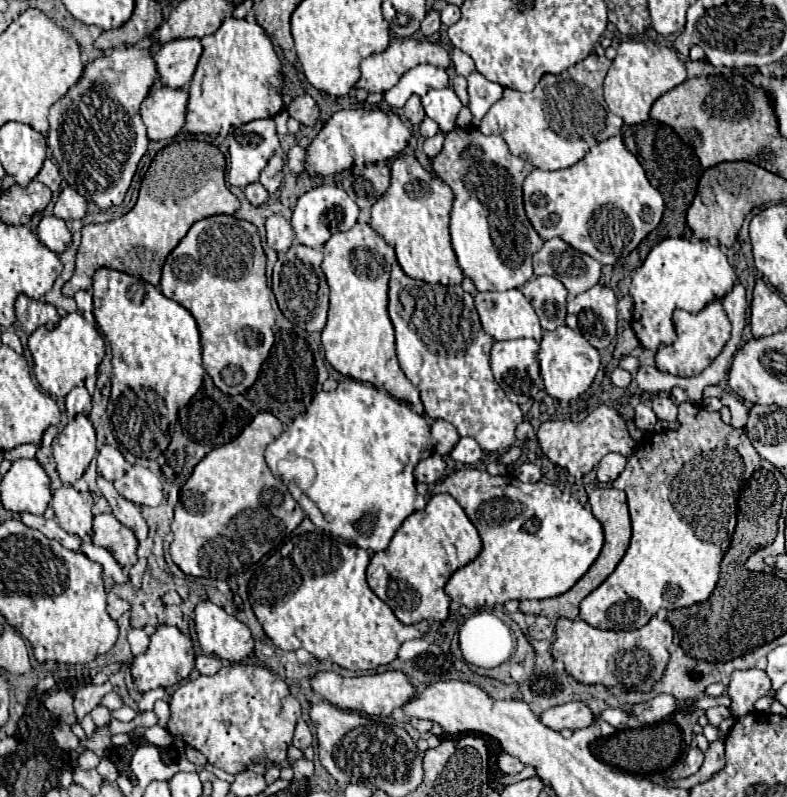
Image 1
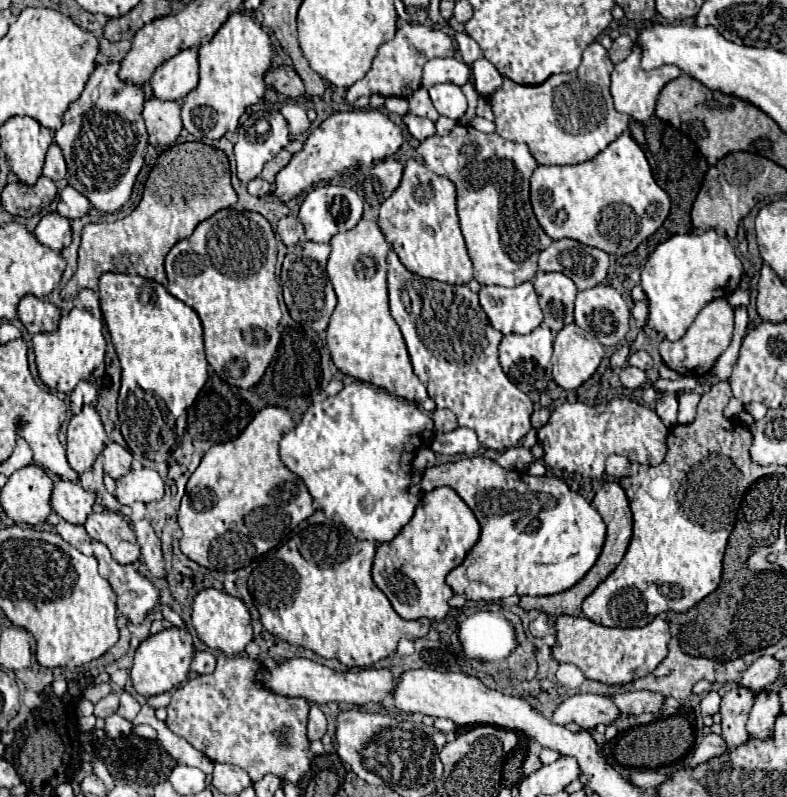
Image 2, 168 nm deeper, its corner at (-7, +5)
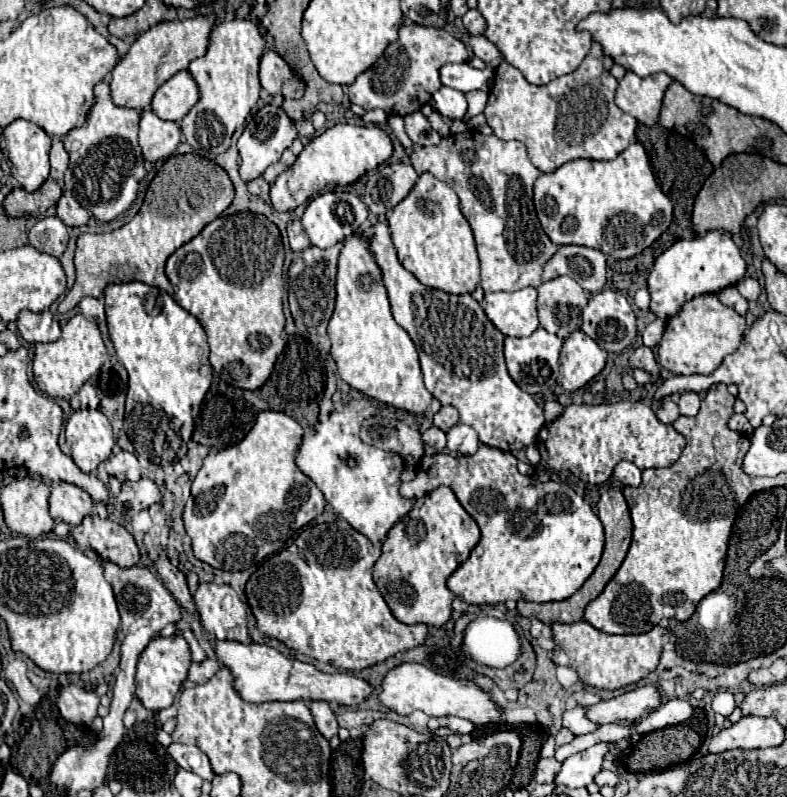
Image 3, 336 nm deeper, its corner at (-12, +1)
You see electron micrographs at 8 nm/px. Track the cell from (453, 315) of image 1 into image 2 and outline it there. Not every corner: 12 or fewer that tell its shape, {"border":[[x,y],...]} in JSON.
{"border":[[388,254],[392,318],[436,408],[514,448],[532,400],[466,284]]}

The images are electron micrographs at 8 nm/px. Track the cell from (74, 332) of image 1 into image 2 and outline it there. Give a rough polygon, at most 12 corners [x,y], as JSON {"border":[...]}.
{"border":[[72,308],[32,338],[40,380],[70,394],[104,362],[102,322]]}

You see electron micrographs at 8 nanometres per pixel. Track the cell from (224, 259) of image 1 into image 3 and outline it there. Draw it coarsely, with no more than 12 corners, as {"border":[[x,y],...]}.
{"border":[[253,212],[169,256],[215,374],[261,388],[286,347],[283,242]]}

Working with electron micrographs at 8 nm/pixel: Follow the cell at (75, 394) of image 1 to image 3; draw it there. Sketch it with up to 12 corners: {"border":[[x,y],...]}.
{"border":[[85,383],[70,400],[74,411],[97,409],[96,388]]}

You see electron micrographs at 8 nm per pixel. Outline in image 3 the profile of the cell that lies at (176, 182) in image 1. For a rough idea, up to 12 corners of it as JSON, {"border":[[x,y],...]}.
{"border":[[165,160],[131,222],[81,234],[61,300],[107,284],[173,292],[167,258],[233,202],[225,170]]}

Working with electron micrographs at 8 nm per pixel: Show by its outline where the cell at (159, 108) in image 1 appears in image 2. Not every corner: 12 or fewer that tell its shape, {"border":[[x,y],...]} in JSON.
{"border":[[148,98],[148,142],[172,146],[182,132],[180,102]]}

